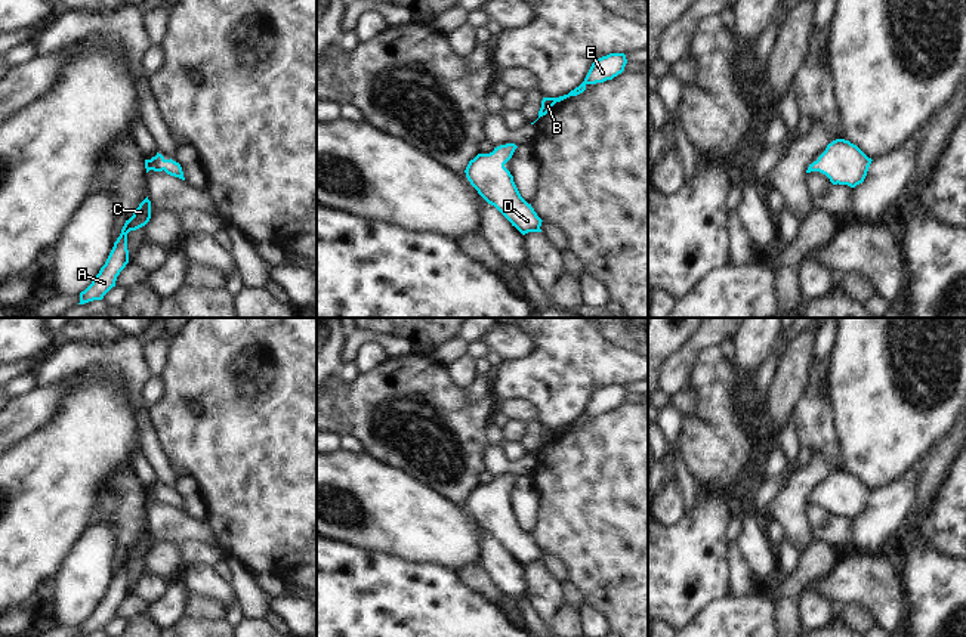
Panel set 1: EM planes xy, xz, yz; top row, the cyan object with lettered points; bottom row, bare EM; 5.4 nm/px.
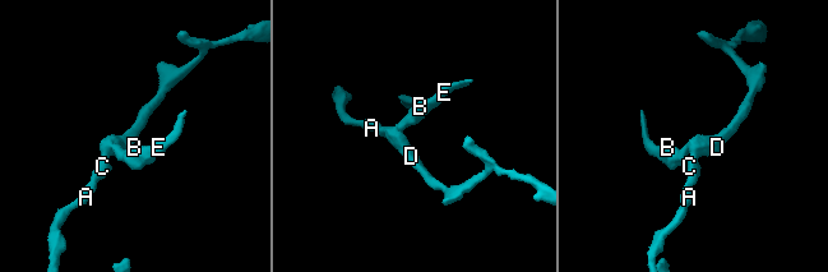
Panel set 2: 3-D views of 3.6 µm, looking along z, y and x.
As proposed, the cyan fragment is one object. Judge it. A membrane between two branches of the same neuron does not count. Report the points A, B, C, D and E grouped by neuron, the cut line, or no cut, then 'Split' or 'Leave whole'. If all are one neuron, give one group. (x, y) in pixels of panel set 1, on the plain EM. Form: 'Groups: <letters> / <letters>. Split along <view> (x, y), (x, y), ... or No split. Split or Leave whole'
Groups: A B C D E. No split. Leave whole.

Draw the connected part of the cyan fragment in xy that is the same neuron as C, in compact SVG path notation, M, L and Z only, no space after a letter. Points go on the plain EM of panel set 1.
M148 528L139 535L133 547L126 551L120 568L101 599L99 604L93 609L92 615L80 624L80 634L84 636L93 631L102 631L104 627L115 618L117 607L129 594L127 565L145 557L151 550L151 532Z

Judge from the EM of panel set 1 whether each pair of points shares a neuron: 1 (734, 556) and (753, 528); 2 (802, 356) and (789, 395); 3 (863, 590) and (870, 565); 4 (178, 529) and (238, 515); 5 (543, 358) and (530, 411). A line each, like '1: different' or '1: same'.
1: different
2: same
3: same
4: different
5: different

